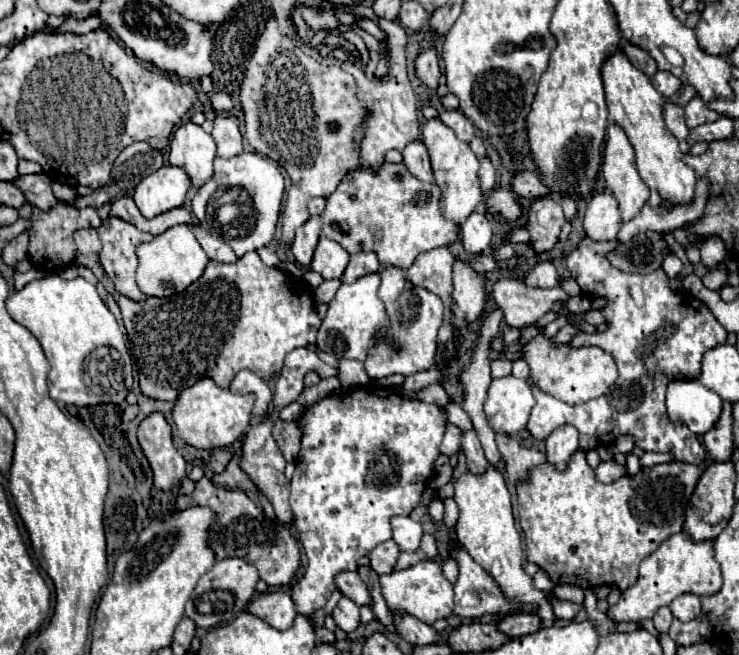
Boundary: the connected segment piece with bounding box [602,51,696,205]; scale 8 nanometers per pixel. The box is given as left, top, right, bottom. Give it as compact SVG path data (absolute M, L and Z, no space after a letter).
M624 53L610 55L602 65L602 81L606 89L608 123L620 125L636 153L636 169L648 187L656 189L664 205L684 205L692 199L696 187L696 173L682 163L676 137L668 131L662 119L664 97L654 89L650 77L636 69Z

